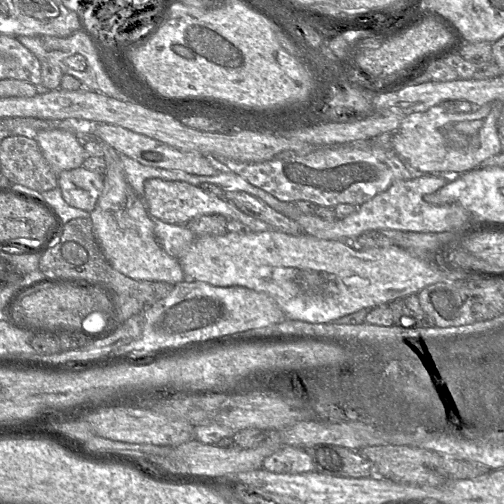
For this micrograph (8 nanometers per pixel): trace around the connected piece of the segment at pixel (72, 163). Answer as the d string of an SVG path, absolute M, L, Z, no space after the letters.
M60 128L41 130L35 140L57 176L65 170L82 167L88 157L81 137L74 131Z

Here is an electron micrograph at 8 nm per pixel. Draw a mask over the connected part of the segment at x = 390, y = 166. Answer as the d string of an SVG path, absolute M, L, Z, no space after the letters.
M327 146L306 156L280 153L274 159L244 163L224 156L205 156L218 172L233 172L282 202L308 201L334 208L339 204L361 206L393 183L425 175L404 163L391 148Z

